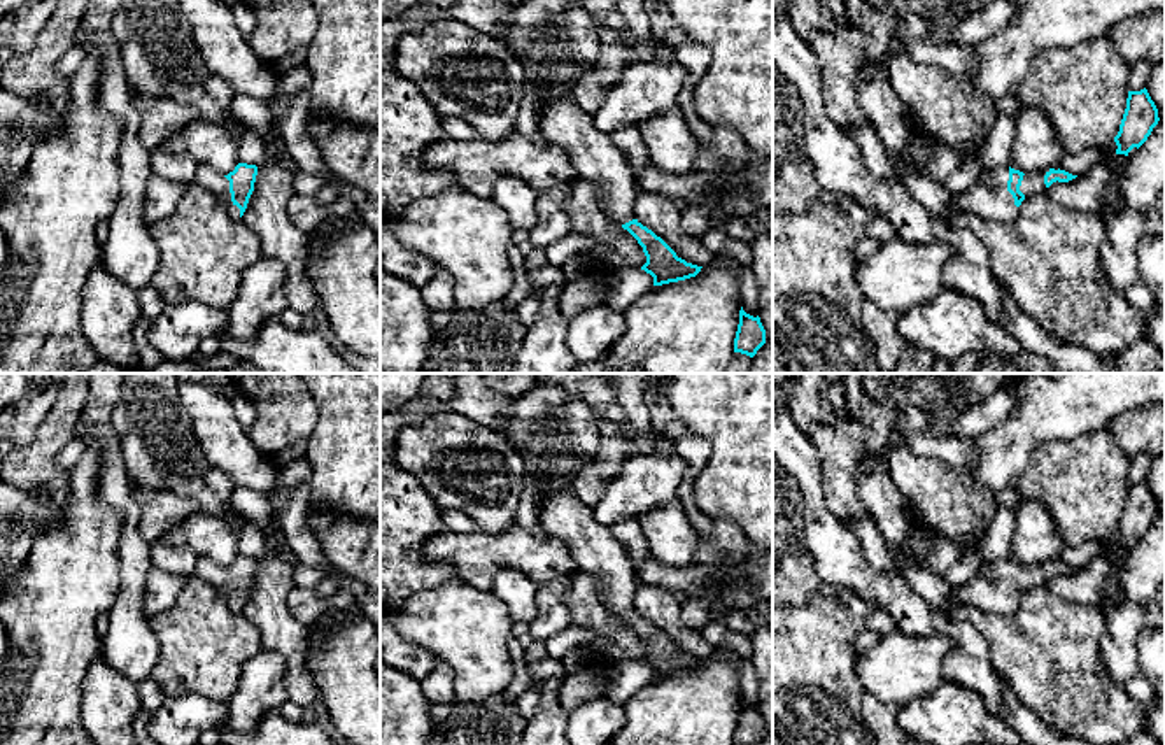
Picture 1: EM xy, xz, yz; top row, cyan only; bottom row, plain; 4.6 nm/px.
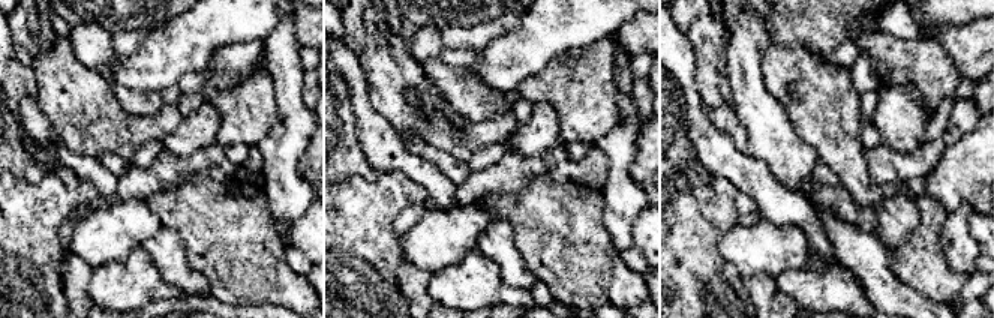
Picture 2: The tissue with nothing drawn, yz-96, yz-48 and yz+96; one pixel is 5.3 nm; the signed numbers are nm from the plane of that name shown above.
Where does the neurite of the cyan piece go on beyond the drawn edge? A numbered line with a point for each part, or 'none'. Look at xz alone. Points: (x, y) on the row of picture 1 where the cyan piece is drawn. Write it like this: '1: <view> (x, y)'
1: xz (594, 155)

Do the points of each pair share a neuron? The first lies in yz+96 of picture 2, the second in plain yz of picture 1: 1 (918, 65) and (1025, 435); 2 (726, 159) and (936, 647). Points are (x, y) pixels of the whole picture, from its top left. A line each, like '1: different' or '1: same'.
1: different
2: different

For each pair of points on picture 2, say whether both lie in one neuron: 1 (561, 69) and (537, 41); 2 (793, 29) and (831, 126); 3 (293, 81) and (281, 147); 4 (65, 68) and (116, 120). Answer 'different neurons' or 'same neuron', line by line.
1: different neurons
2: different neurons
3: same neuron
4: same neuron

